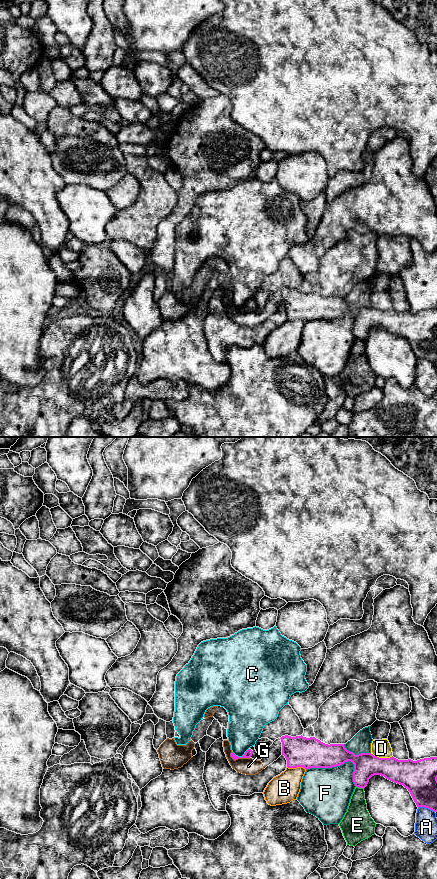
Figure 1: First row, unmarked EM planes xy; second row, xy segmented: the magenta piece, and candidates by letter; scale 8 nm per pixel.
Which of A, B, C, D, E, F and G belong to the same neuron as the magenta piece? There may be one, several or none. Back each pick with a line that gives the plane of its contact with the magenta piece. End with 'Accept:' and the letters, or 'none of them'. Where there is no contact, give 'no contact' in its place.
G: xy
Accept: G

